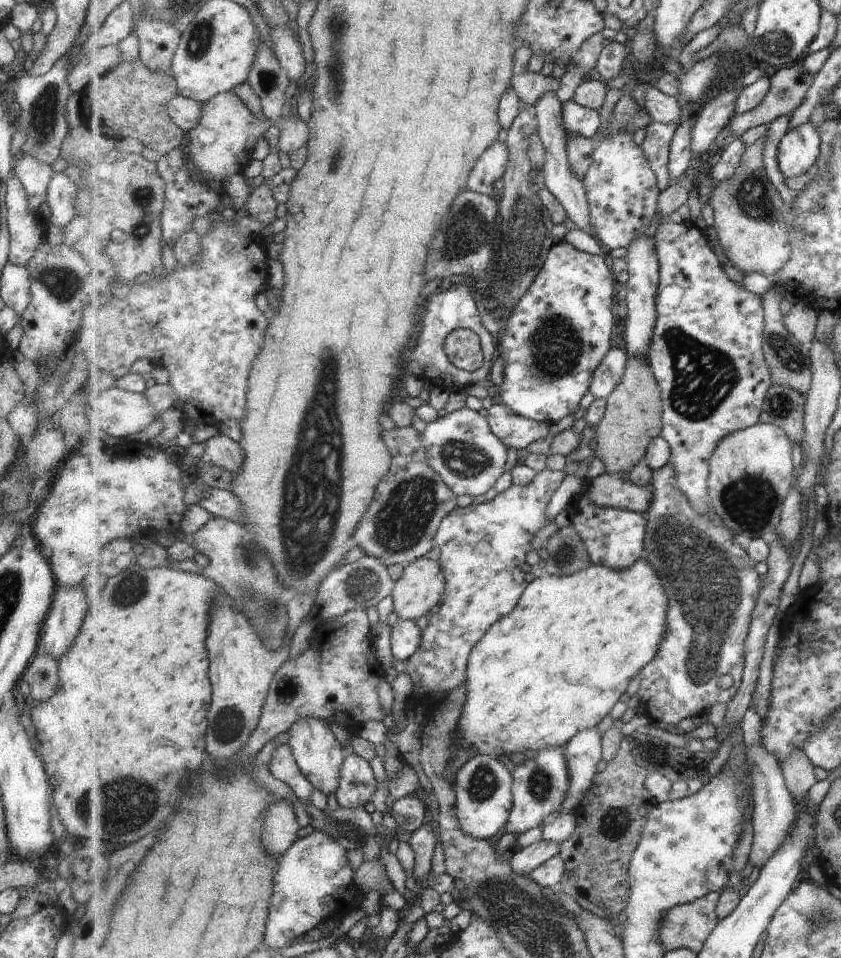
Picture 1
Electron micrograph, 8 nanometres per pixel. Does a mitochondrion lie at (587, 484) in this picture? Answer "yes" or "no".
no

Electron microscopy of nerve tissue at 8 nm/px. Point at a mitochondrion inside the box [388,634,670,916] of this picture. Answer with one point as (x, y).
(614, 823)

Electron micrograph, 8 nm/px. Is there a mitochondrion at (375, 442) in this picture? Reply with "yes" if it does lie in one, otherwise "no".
no

